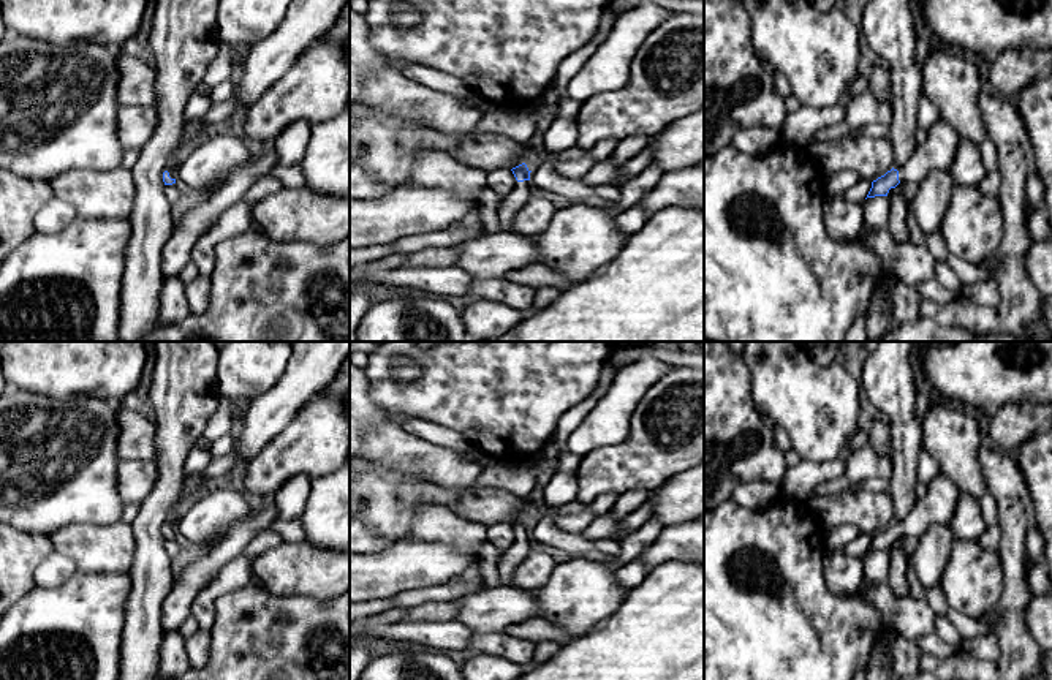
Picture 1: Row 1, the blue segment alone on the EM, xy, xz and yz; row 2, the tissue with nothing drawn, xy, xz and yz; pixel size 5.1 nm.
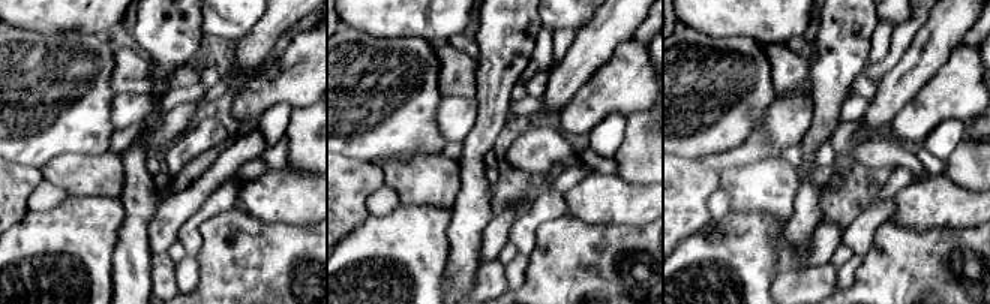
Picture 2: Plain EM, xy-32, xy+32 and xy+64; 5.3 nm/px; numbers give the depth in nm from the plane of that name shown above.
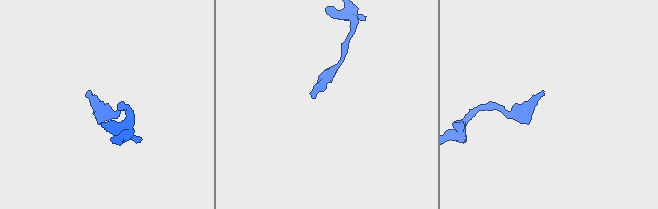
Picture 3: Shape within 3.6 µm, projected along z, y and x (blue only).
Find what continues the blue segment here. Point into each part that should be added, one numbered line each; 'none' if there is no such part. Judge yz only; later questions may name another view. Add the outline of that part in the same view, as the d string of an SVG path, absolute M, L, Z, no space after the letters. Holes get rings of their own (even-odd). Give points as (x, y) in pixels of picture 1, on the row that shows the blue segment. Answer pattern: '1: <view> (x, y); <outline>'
1: yz (937, 152); M940 119L927 131L925 141L918 144L911 160L899 169L899 180L919 183L932 171L949 171L959 141L959 133Z

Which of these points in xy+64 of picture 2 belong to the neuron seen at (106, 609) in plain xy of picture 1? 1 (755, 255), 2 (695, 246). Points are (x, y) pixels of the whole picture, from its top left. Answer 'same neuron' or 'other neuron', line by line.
1: same neuron
2: same neuron

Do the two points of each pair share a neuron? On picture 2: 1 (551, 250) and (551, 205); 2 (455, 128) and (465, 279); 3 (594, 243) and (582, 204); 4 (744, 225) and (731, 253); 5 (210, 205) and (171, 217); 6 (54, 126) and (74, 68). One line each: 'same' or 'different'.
1: different
2: different
3: different
4: same
5: different
6: same

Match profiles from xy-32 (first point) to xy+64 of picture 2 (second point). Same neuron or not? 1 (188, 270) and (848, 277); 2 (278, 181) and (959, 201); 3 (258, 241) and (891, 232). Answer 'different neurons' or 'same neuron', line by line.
1: same neuron
2: same neuron
3: same neuron

